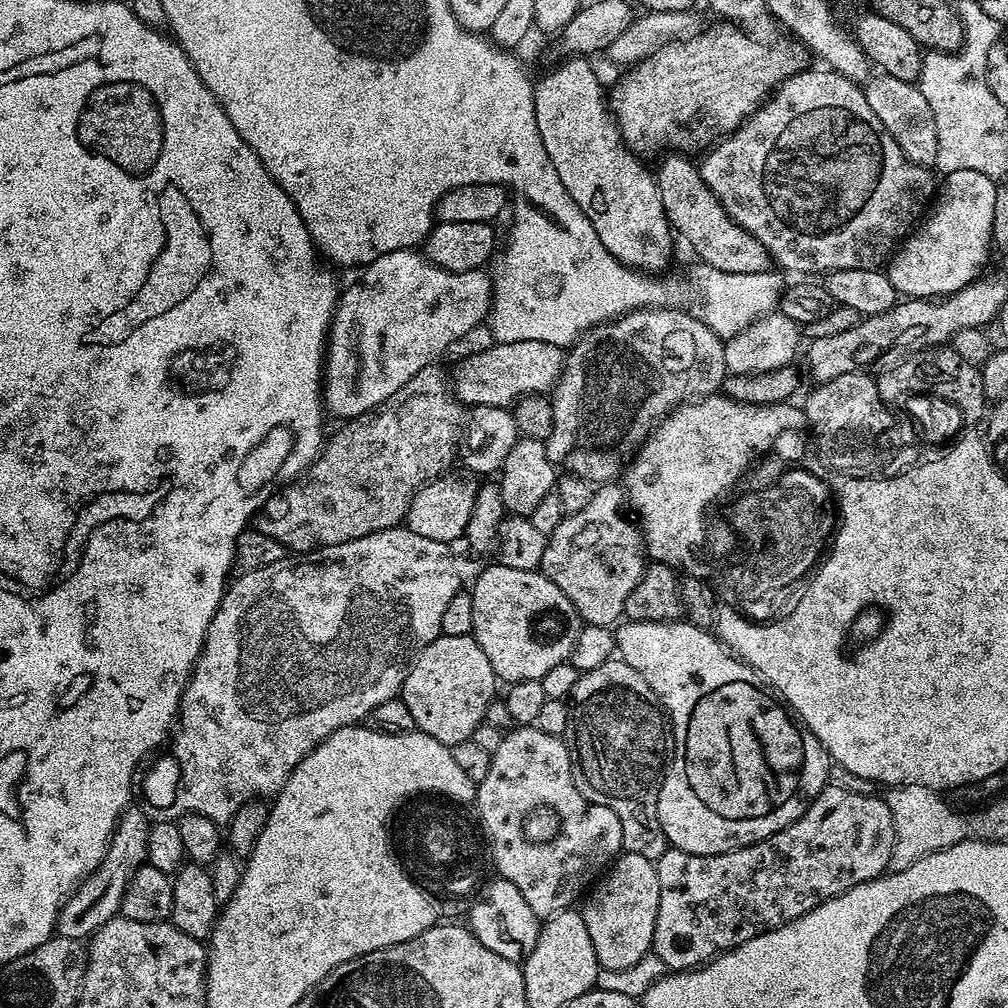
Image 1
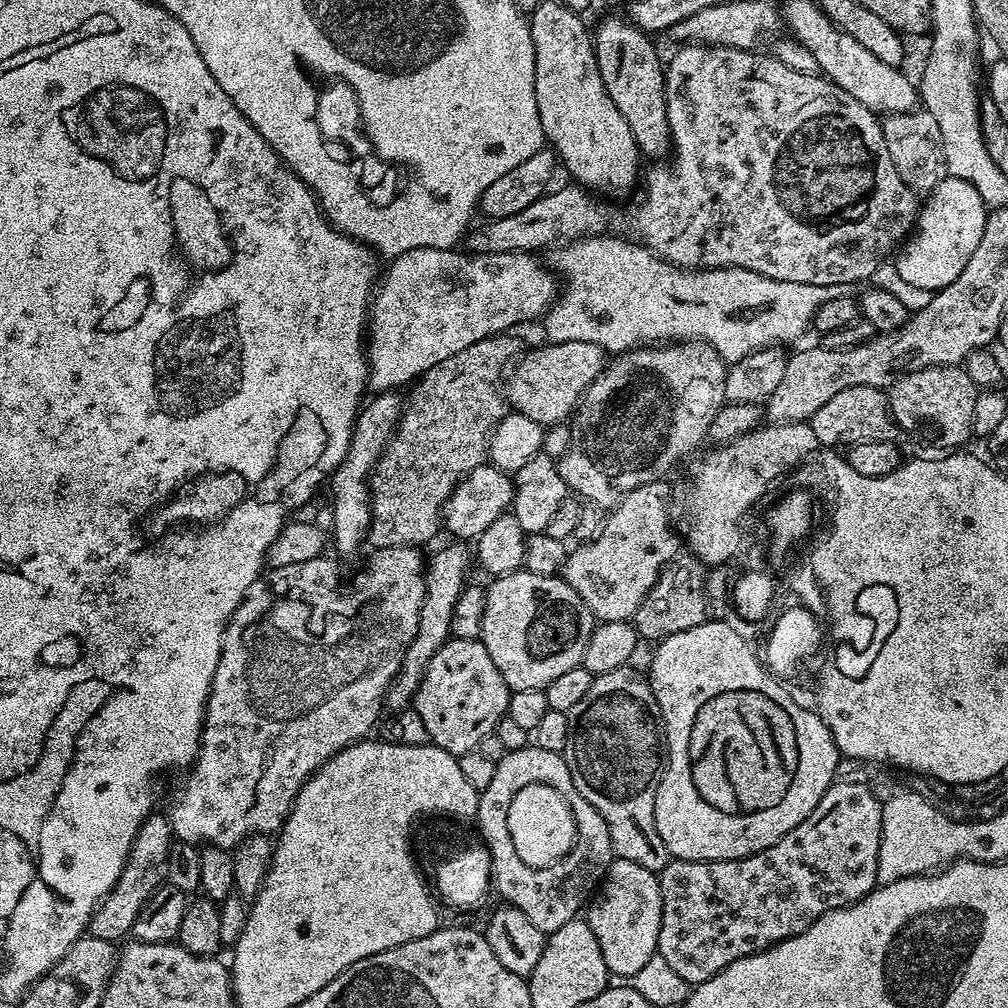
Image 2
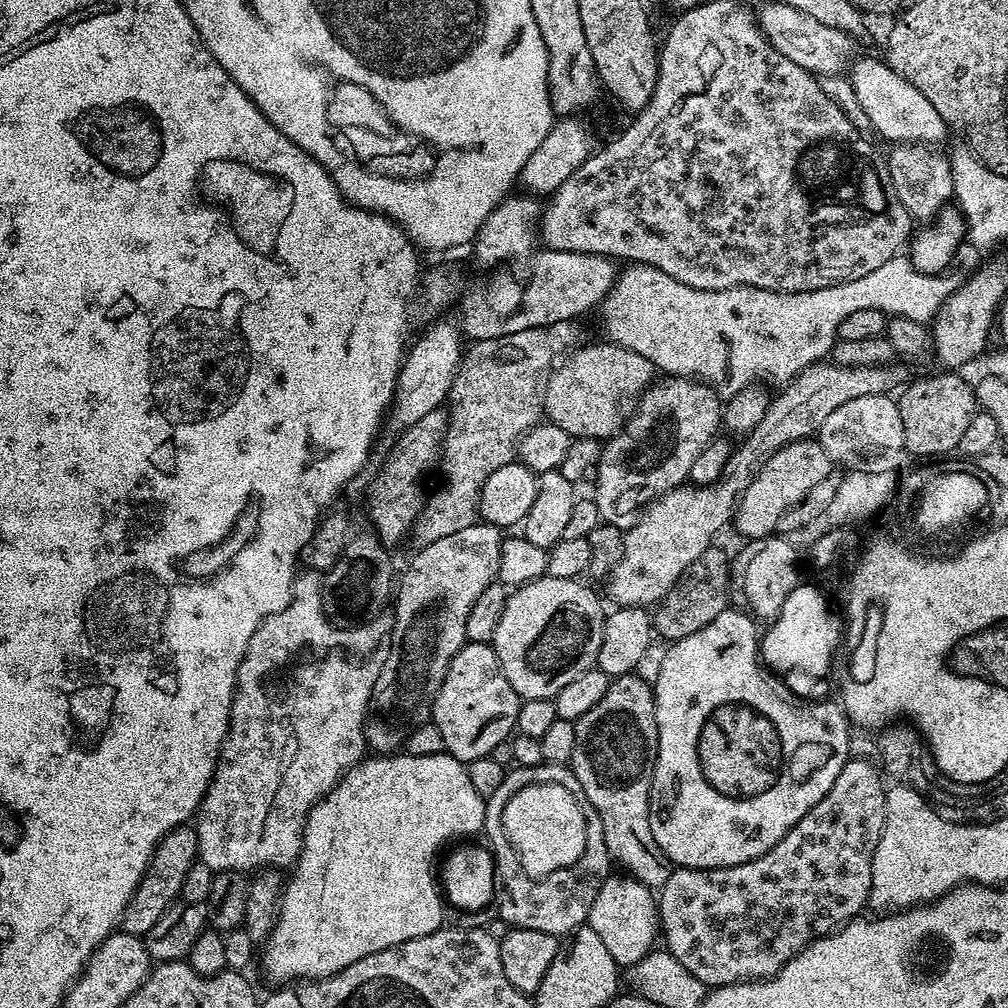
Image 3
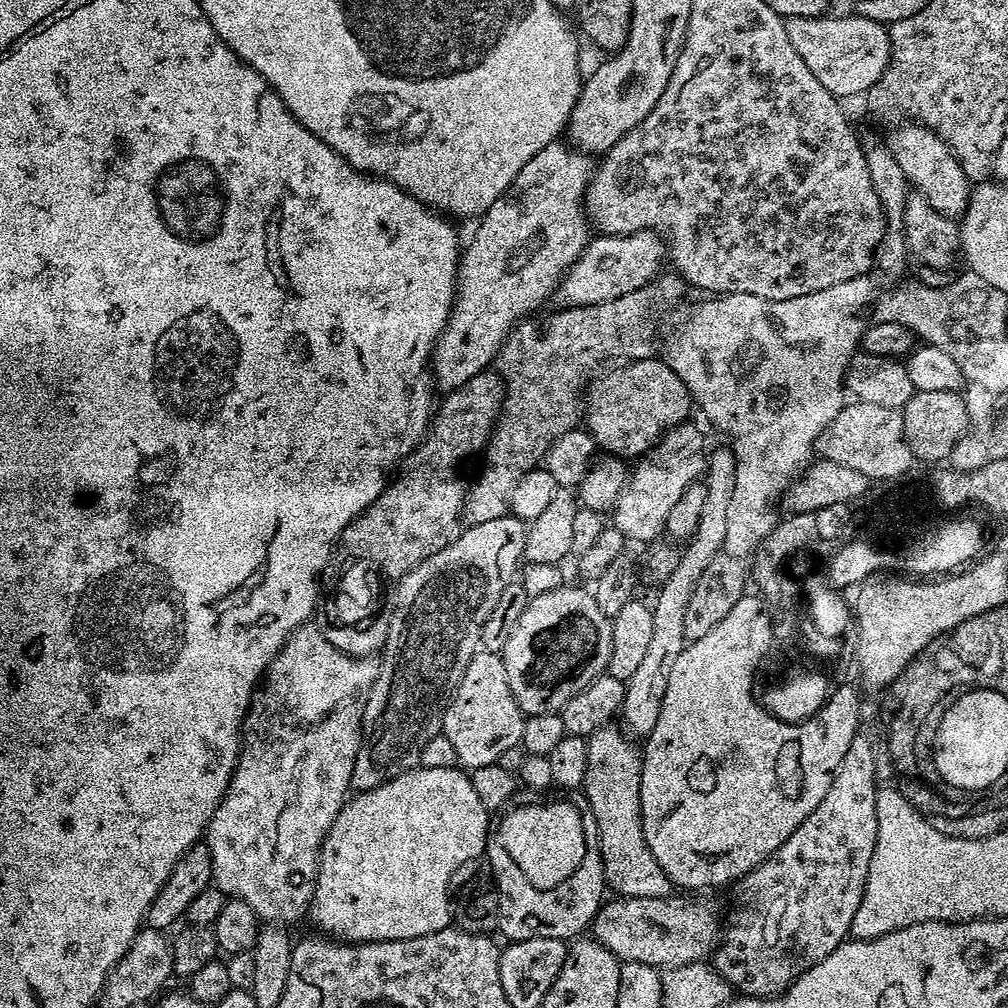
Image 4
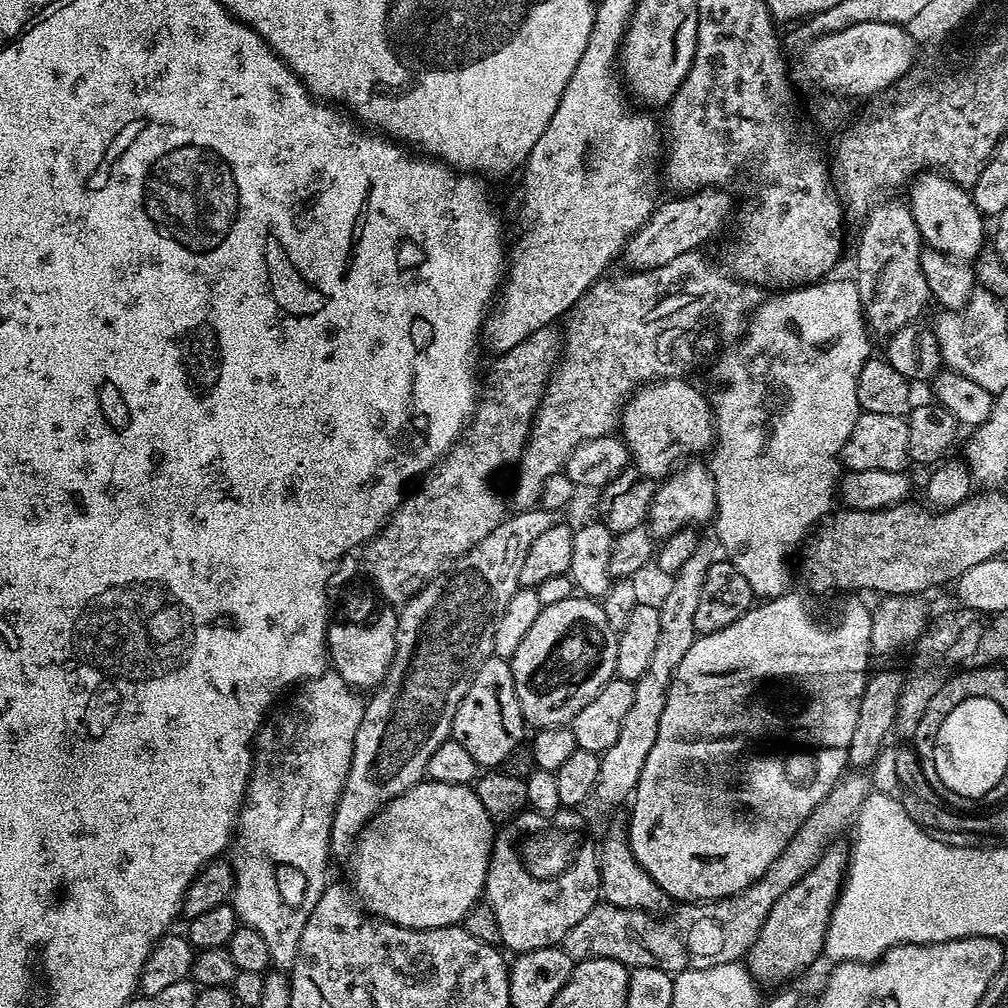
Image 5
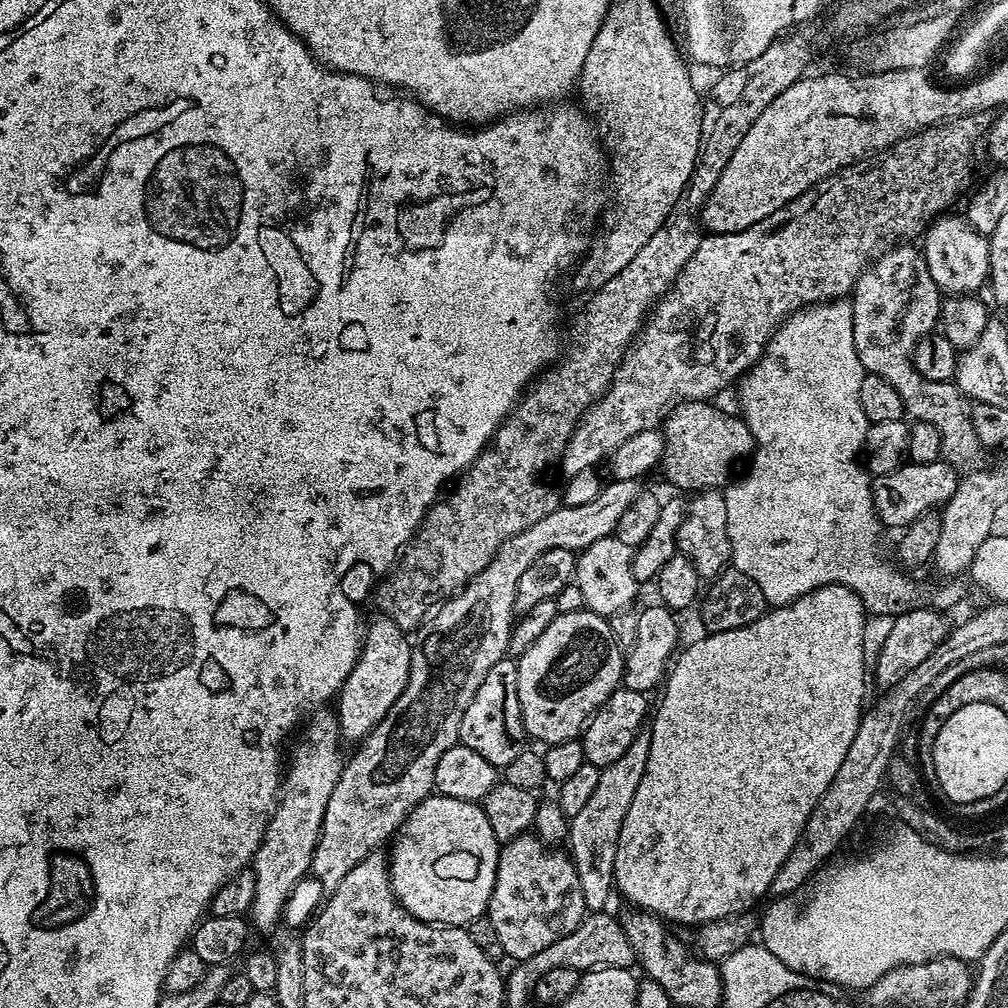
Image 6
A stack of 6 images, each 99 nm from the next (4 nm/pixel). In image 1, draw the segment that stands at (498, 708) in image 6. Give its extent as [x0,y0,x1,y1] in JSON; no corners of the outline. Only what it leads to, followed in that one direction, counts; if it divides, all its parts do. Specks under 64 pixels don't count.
[399,634,498,746]

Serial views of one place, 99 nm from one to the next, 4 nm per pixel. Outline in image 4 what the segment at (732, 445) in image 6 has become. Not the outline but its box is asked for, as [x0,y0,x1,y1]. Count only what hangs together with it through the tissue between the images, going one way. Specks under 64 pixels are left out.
[586,359,694,458]

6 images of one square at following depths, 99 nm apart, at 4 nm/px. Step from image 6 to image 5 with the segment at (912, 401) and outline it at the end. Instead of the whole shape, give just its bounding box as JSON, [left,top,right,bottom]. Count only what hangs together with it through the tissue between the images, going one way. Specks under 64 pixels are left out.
[854,199,930,338]

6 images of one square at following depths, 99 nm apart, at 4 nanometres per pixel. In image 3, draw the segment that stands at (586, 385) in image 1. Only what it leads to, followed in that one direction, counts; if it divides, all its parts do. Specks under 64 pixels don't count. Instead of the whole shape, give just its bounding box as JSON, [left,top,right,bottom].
[594,378,722,530]

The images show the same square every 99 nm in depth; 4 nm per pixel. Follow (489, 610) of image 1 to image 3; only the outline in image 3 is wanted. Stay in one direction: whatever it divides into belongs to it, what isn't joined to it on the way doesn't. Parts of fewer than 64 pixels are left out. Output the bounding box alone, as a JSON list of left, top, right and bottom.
[492,575,605,700]

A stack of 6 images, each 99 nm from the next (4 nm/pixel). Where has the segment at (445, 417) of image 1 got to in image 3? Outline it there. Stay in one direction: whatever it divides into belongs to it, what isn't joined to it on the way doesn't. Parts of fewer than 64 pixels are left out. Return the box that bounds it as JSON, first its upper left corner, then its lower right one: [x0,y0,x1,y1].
[410,320,577,549]

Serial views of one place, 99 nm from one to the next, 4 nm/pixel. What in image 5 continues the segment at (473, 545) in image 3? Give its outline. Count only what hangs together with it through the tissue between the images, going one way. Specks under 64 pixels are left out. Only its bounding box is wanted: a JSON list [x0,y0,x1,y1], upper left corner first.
[329,506,557,857]

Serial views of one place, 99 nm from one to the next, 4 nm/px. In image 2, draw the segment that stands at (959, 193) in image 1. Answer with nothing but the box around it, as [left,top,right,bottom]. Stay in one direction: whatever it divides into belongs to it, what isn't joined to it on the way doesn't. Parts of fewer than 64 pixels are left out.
[894,175,989,294]

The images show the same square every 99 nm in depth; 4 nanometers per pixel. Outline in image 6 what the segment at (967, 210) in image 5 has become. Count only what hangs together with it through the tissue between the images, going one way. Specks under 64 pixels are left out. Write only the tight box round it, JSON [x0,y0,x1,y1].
[922,214,990,297]

